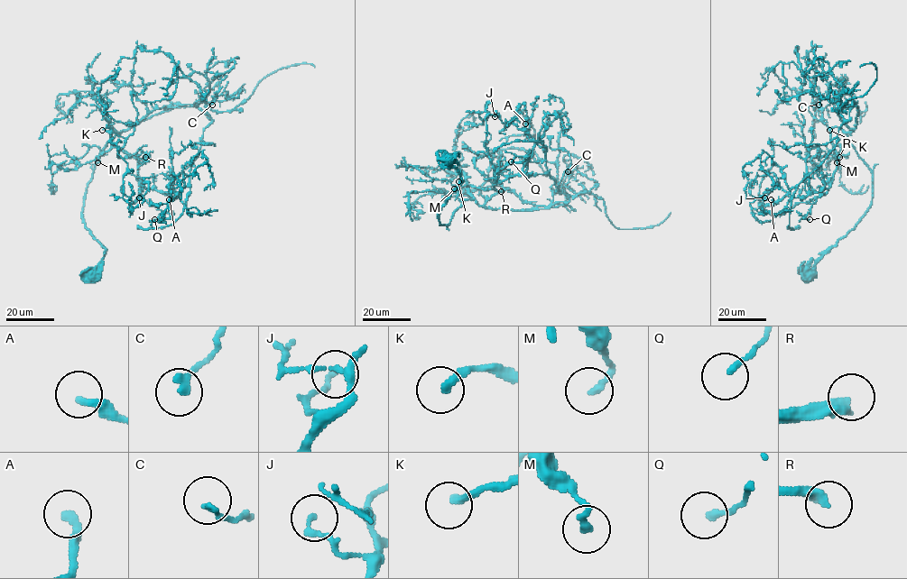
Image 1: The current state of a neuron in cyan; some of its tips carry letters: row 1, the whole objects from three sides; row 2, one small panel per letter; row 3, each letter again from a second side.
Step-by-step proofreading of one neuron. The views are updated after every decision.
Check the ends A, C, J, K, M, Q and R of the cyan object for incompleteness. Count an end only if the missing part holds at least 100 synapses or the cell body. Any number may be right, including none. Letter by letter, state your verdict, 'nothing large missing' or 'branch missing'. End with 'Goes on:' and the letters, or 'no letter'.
A: nothing large missing
C: nothing large missing
J: nothing large missing
K: branch missing
M: nothing large missing
Q: nothing large missing
R: branch missing
Goes on: K, R

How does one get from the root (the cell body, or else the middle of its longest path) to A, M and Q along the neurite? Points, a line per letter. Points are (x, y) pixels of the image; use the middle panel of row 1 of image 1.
A: (447, 160), (461, 182), (441, 225), (474, 198), (467, 182), (494, 189), (522, 170), (534, 144), (525, 124)
M: (447, 160), (461, 182), (440, 209), (441, 225), (448, 225), (462, 203), (474, 198), (467, 182), (454, 188)
Q: (447, 160), (461, 182), (441, 225), (474, 198), (467, 182), (494, 189), (497, 171), (526, 159), (511, 161)

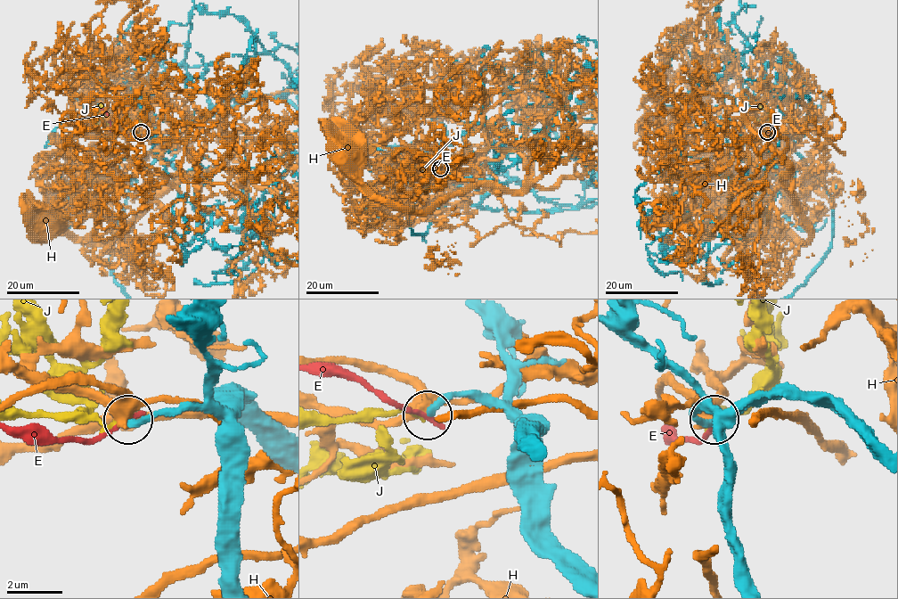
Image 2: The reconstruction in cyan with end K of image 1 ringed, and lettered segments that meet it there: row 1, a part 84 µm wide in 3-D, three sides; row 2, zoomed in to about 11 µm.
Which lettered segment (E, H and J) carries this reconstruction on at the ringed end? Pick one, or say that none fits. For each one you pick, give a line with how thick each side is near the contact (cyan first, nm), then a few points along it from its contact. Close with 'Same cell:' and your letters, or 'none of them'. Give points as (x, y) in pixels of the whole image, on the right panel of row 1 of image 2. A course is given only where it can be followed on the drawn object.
Same cell: none of them

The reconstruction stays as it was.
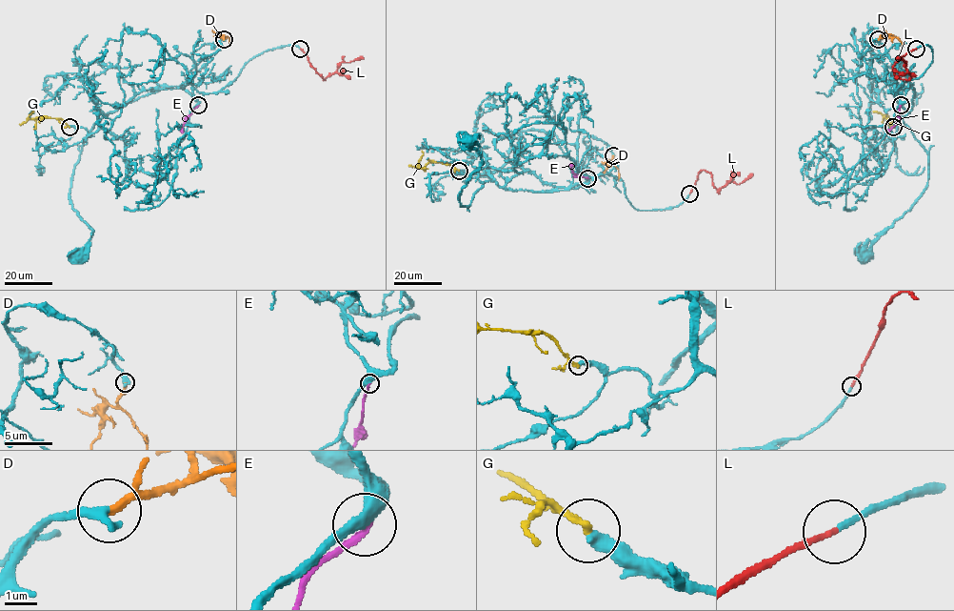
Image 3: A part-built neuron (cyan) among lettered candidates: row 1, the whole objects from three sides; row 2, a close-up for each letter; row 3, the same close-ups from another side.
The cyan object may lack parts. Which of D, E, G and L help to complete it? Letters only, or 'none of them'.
D, G, L

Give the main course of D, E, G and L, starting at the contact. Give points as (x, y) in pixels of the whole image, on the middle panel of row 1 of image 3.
D: (613, 155), (611, 161), (618, 170), (619, 180)
E: (587, 177), (577, 176), (570, 164)
G: (458, 171), (439, 162), (428, 162), (420, 168), (422, 151)
L: (690, 193), (703, 170), (710, 174), (713, 185), (719, 189), (731, 182), (742, 183), (753, 173)

